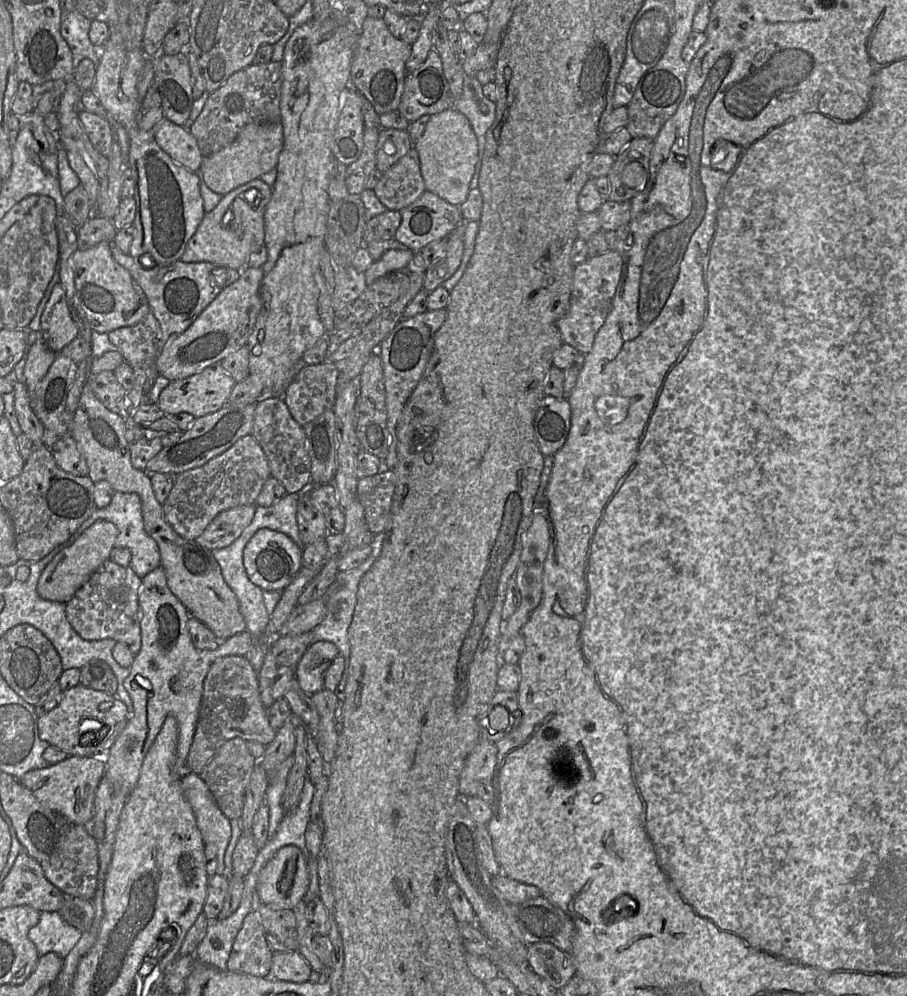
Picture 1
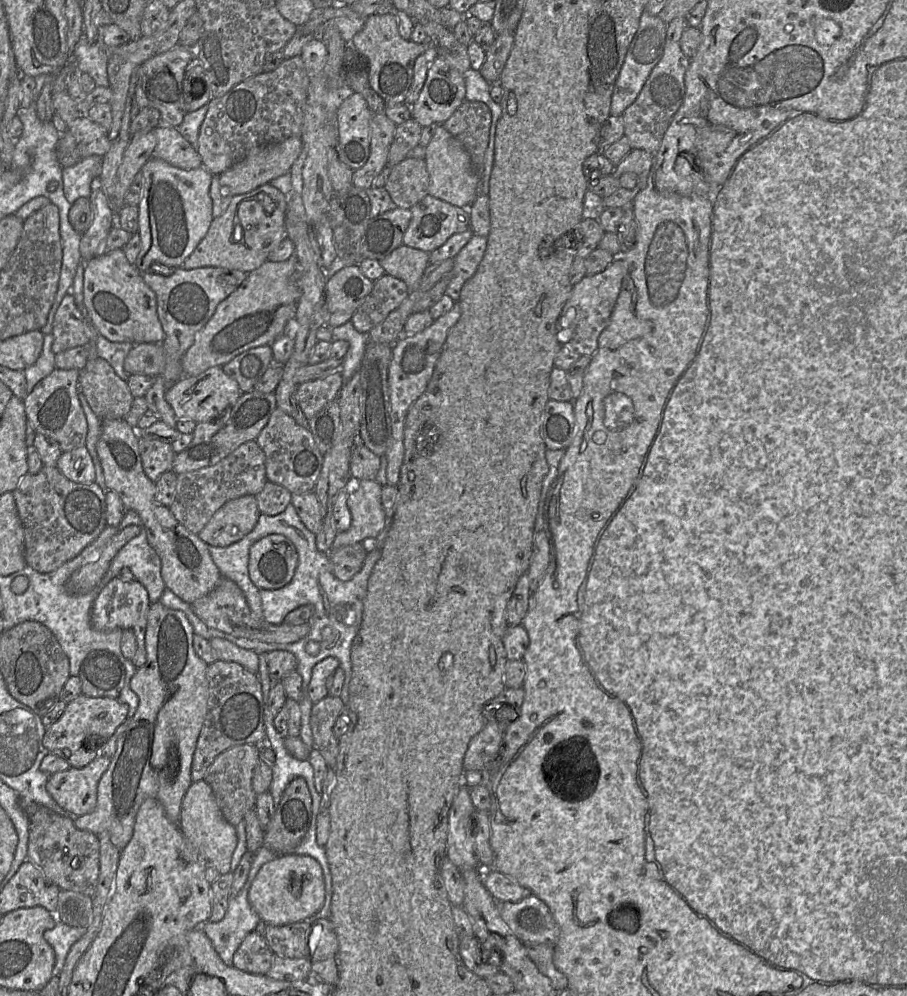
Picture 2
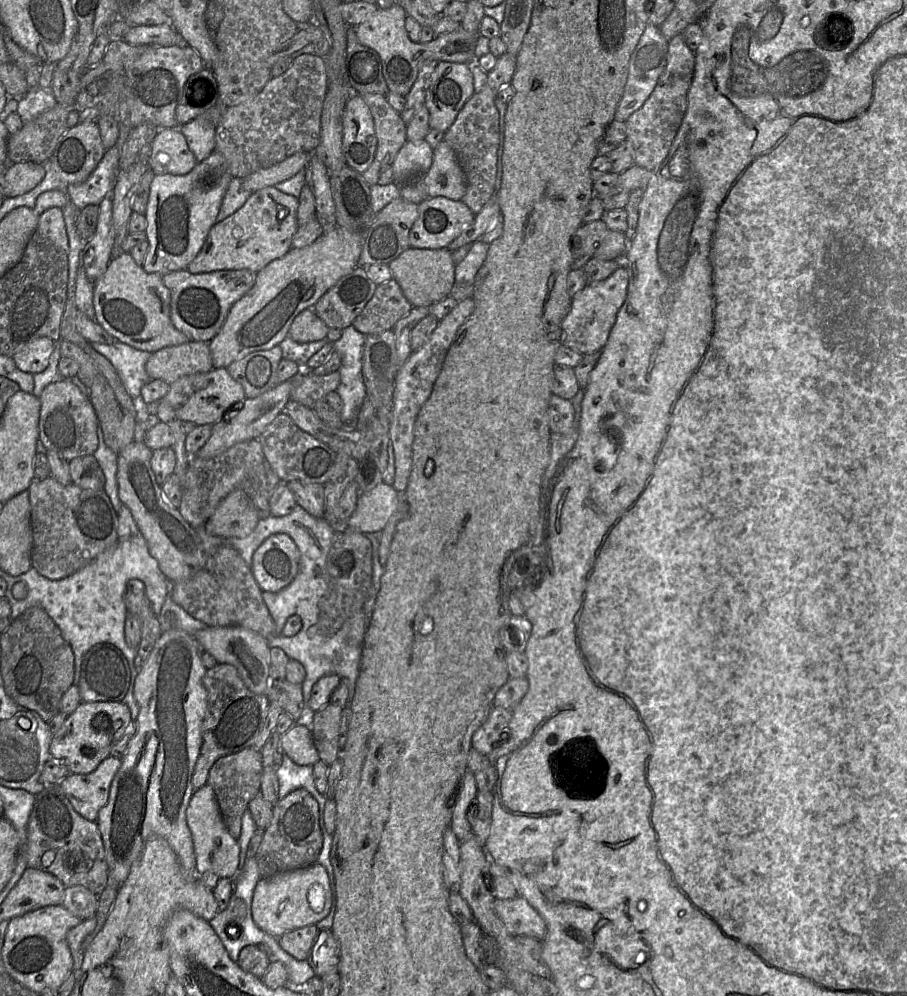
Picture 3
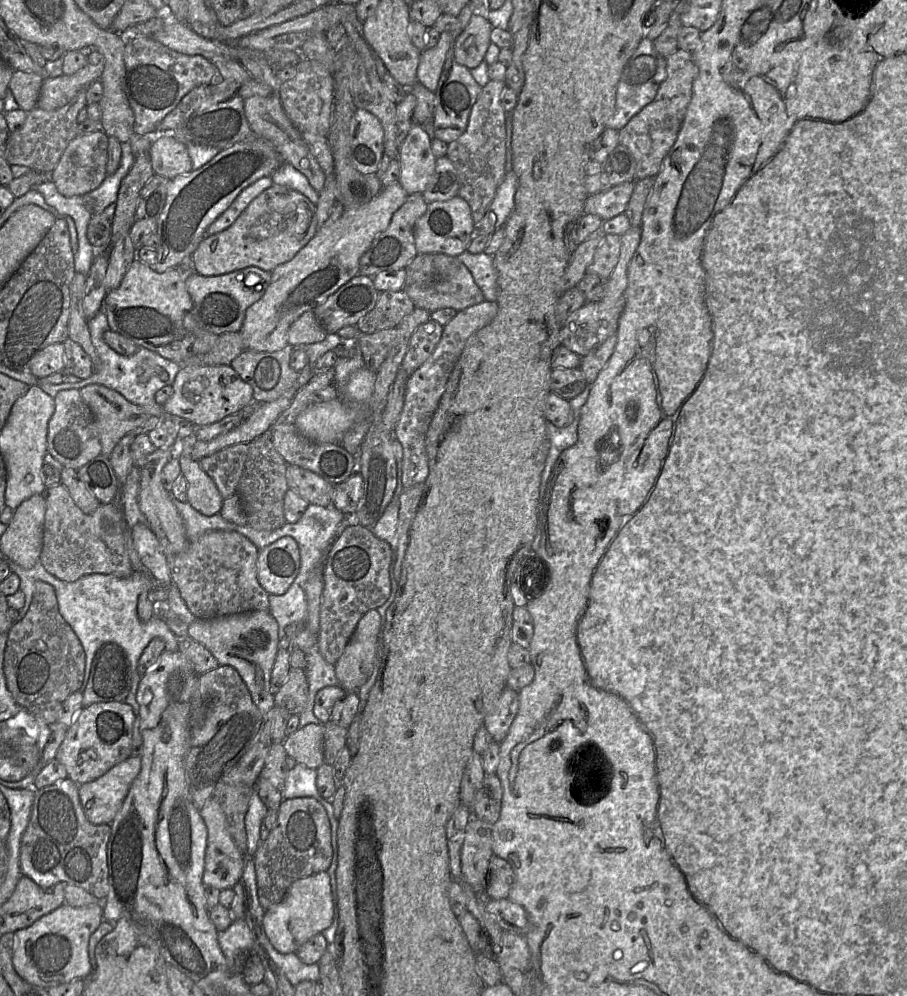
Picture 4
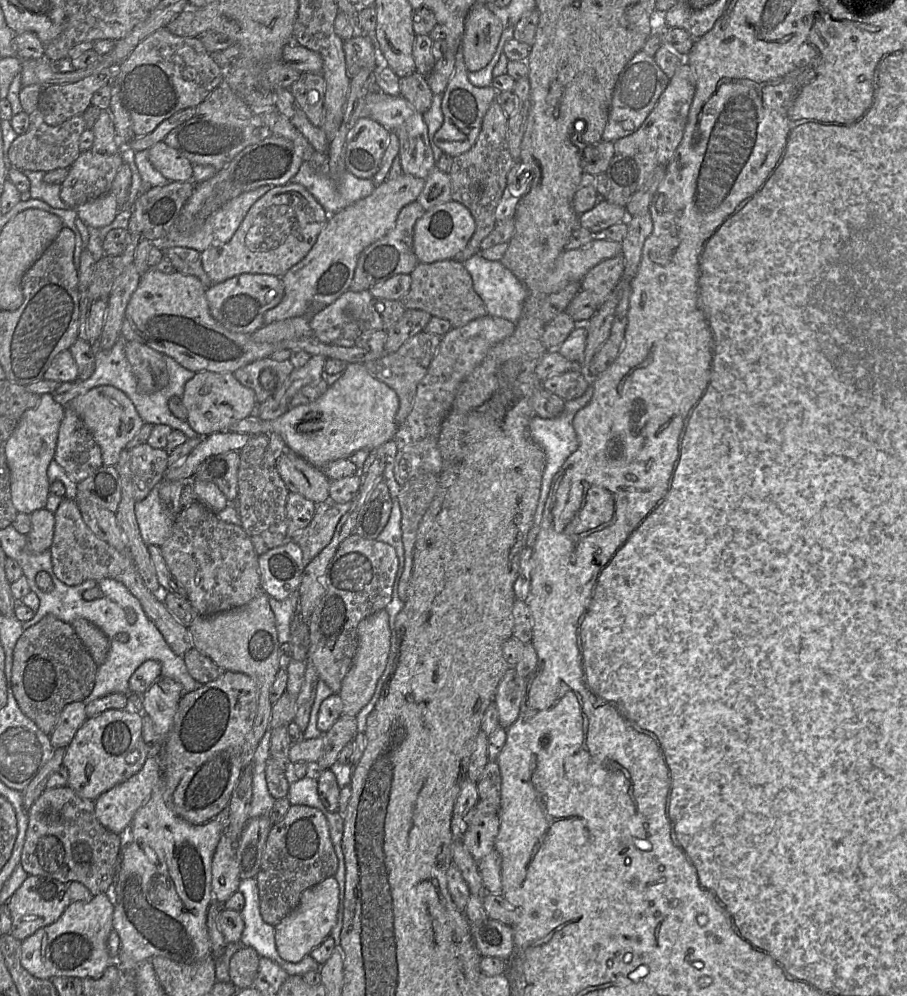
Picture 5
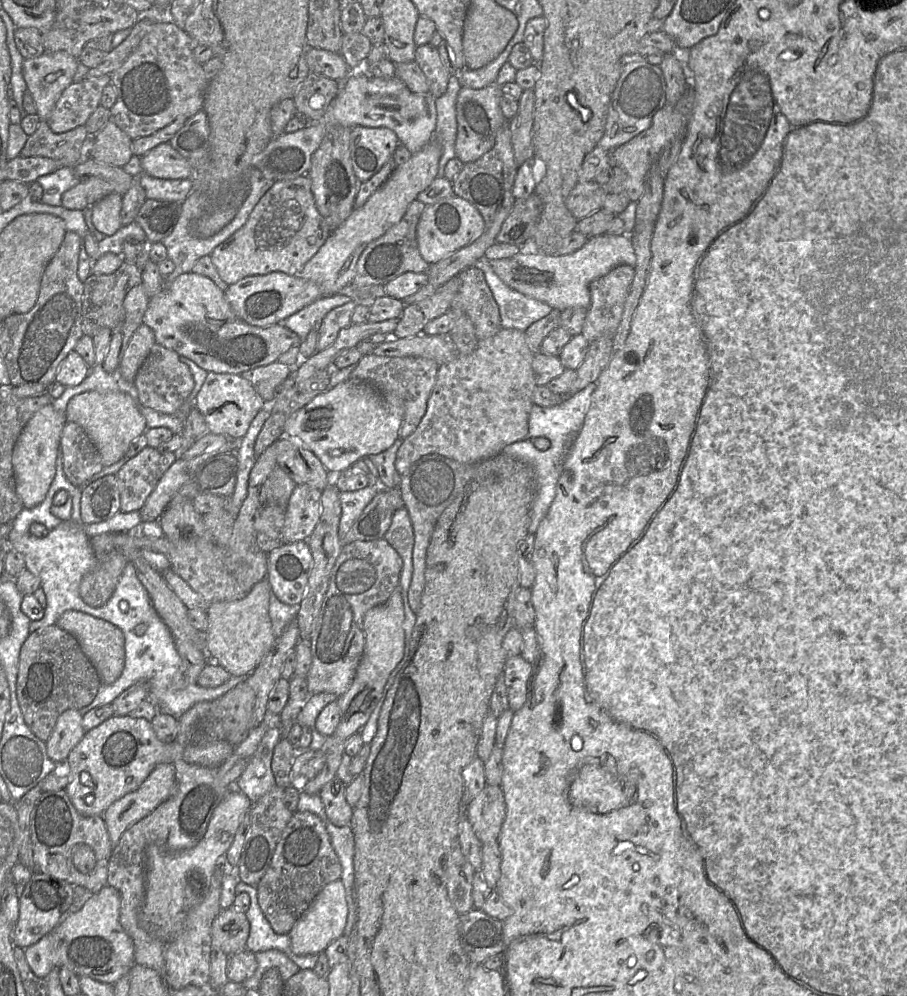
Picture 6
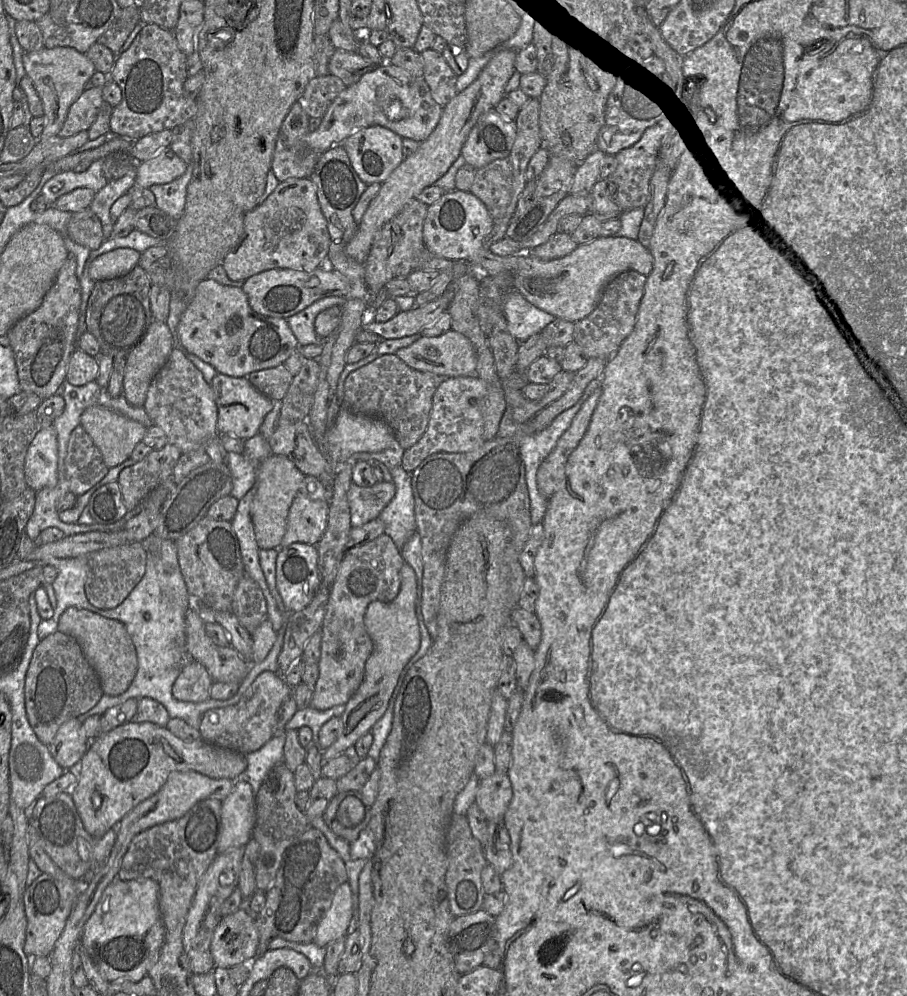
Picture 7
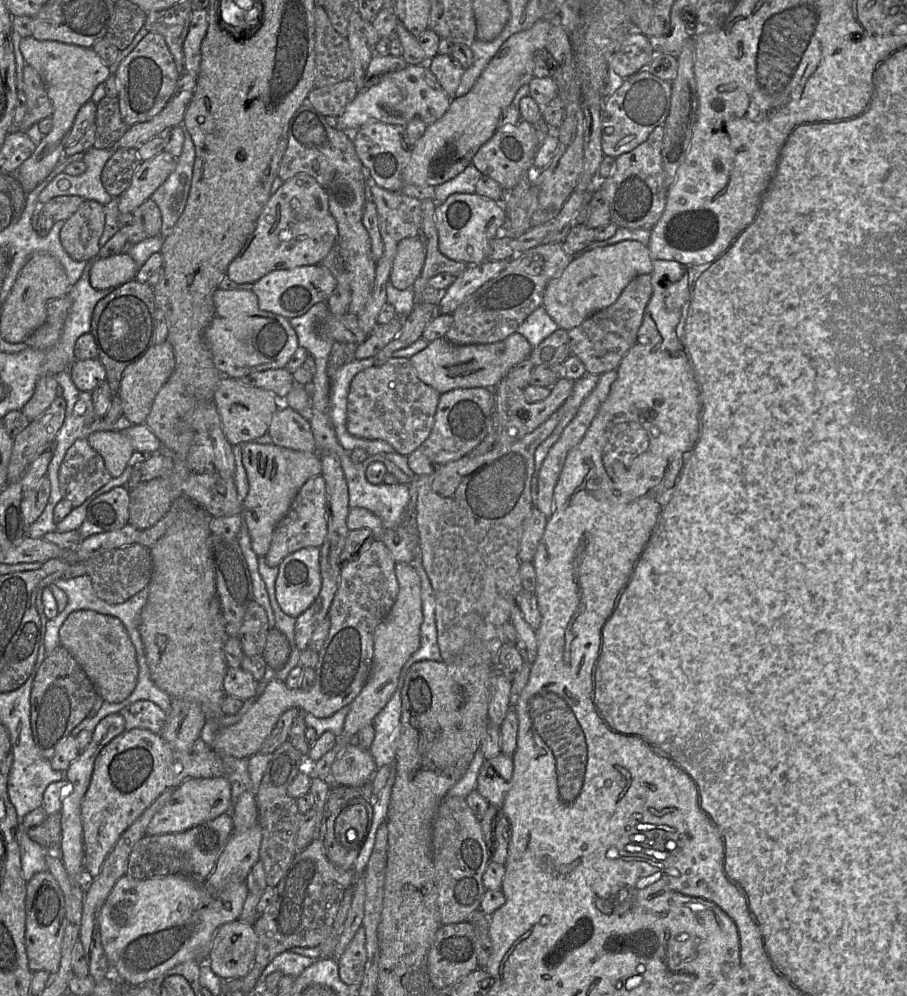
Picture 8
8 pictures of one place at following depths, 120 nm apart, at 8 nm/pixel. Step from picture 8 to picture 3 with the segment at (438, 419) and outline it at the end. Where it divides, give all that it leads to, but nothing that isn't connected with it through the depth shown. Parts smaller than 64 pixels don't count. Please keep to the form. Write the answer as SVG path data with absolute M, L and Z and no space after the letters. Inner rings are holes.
M472 298L458 302L454 309L439 321L427 343L417 351L413 351L397 370L389 437L393 446L395 463L395 478L392 487L399 493L404 493L411 473L414 424L417 415L431 395L434 383L458 329L472 314L474 306Z

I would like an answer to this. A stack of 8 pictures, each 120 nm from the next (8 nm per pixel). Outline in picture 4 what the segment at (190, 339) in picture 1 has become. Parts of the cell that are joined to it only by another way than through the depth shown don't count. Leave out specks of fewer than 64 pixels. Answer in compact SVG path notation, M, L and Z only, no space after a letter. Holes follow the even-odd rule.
M399 182L383 186L366 204L344 210L338 219L318 228L314 237L291 260L272 270L263 296L245 313L239 331L245 351L275 352L288 345L287 334L291 324L358 274L361 256L375 236L387 229L393 214L405 203L408 195Z

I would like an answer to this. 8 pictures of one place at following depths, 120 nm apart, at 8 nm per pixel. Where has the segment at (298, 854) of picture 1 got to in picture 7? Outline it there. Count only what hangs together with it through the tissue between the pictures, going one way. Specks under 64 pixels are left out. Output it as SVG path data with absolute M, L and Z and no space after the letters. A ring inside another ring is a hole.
M347 881L336 889L331 905L317 924L313 943L319 947L326 947L332 941L346 938L351 926L353 926L352 891Z

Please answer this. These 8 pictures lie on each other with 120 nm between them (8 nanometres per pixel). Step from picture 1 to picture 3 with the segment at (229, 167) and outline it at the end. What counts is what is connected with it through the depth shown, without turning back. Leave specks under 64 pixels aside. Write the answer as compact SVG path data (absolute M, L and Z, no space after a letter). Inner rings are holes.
M297 152L280 163L260 169L241 179L241 186L249 192L255 192L267 186L285 181L306 167L313 152Z

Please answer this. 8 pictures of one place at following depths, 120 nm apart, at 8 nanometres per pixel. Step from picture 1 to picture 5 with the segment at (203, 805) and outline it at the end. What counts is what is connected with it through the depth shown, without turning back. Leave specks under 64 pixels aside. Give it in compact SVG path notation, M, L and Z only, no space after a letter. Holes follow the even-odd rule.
M222 835L212 858L212 894L224 904L236 891L240 882L236 843Z

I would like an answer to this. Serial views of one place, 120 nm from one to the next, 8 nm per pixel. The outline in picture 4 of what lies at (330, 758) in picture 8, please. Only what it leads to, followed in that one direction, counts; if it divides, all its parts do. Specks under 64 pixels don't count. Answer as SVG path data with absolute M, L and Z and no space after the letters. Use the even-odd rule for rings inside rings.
M377 610L364 614L335 667L335 674L346 693L358 693L371 676L378 657L378 641L382 630Z

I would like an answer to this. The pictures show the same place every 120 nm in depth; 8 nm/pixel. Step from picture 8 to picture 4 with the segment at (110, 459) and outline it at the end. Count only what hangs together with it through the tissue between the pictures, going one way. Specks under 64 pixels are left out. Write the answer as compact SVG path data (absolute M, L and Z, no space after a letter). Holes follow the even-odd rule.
M87 385L80 390L80 394L93 414L102 454L106 457L110 456L121 438L133 433L152 417L144 408L103 385Z

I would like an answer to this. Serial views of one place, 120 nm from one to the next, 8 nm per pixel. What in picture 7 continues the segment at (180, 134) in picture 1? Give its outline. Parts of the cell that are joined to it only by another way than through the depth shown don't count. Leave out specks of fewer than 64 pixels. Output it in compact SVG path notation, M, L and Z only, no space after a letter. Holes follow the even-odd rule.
M169 147L163 148L151 158L136 164L135 185L149 189L152 185L167 184L182 176L187 166Z

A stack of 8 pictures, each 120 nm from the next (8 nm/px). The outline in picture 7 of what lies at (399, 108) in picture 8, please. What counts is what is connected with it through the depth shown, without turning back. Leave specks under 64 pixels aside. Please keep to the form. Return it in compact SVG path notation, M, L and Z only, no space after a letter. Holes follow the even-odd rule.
M388 60L336 97L319 126L305 136L305 146L315 153L323 153L334 145L343 144L356 131L375 125L388 128L402 138L423 142L440 121L443 107L433 98L424 77L415 77Z

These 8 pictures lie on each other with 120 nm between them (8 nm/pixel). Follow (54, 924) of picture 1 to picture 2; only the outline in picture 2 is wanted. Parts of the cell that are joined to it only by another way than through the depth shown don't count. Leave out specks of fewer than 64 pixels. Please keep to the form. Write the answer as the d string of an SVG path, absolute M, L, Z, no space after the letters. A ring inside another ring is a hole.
M58 921L56 925L44 932L44 939L52 946L55 952L55 966L53 975L59 975L66 957L72 947L87 932L86 927L72 927Z

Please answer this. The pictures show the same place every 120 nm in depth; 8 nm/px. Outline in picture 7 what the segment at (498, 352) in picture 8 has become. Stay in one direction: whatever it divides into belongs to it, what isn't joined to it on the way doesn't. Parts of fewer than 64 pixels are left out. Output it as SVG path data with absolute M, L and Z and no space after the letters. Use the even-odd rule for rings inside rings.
M451 329L436 337L420 335L411 345L397 350L395 355L415 370L431 372L443 378L476 375L477 357L473 344L464 335Z

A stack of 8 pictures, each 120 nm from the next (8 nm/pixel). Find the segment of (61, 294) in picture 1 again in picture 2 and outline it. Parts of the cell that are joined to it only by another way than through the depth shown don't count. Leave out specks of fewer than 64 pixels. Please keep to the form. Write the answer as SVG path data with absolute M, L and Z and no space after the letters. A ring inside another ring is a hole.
M72 293L64 296L54 316L52 324L52 351L59 354L76 346L86 346L92 338L100 335L85 320L76 305Z

